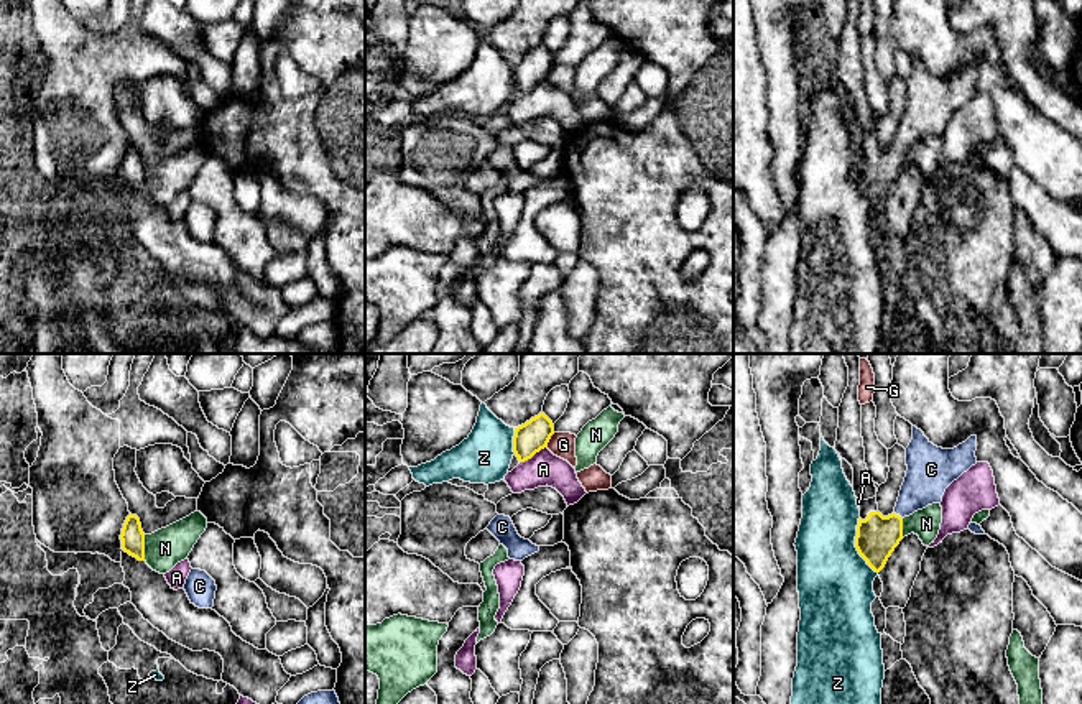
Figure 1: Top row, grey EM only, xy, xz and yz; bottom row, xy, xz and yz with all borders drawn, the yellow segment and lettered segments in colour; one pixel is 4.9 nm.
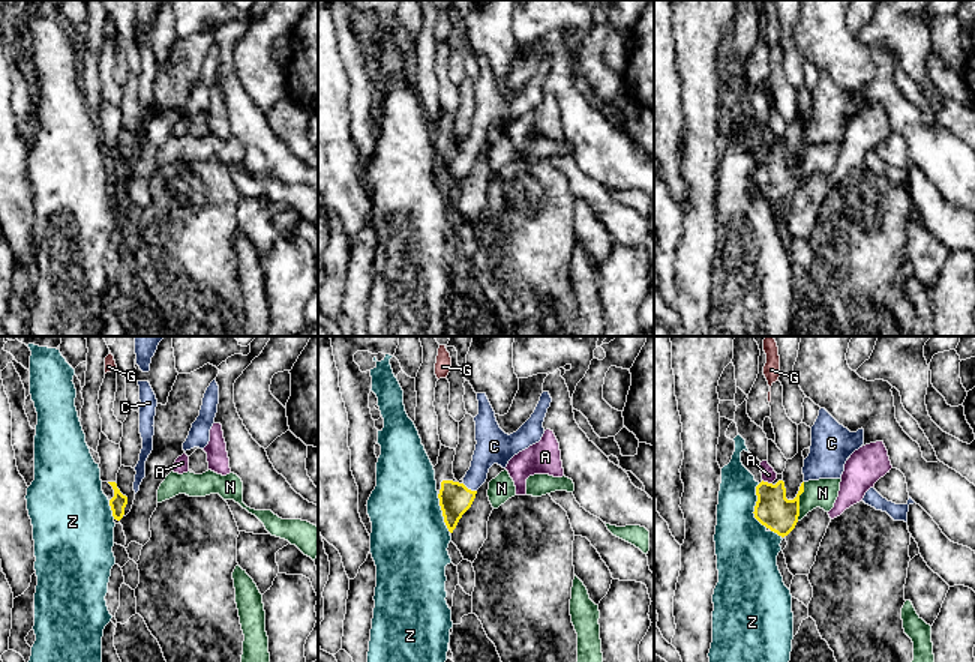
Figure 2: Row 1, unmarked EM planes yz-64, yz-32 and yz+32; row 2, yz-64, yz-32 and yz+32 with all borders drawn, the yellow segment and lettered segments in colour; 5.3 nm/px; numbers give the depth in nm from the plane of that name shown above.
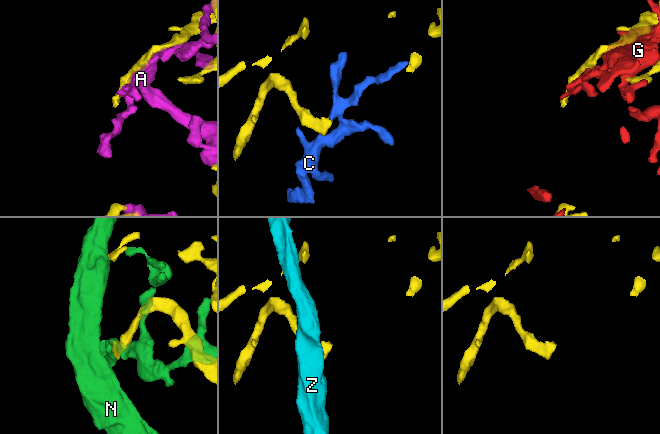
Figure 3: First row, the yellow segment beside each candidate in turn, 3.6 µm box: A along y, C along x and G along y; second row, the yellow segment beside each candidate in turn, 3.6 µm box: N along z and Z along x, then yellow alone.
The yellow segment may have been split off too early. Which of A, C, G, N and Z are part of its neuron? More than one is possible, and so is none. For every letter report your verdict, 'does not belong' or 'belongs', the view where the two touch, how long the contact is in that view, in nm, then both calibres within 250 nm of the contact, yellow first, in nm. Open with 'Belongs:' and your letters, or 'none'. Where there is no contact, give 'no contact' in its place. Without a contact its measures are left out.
Belongs: C
A: does not belong; contact in xz; length 160 nm; calibres 160 and 160 nm
C: belongs; contact in yz; length 50 nm; calibres 200 and 220 nm
G: does not belong; contact in xz; length 80 nm; calibres 160 and 130 nm
N: does not belong; contact in xy; length 130 nm; calibres 120 and 190 nm
Z: does not belong; contact in yz; length 300 nm; calibres 200 and 360 nm

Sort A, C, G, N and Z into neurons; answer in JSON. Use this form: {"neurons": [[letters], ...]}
{"neurons": [["A"], ["C"], ["G"], ["N"], ["Z"]]}

